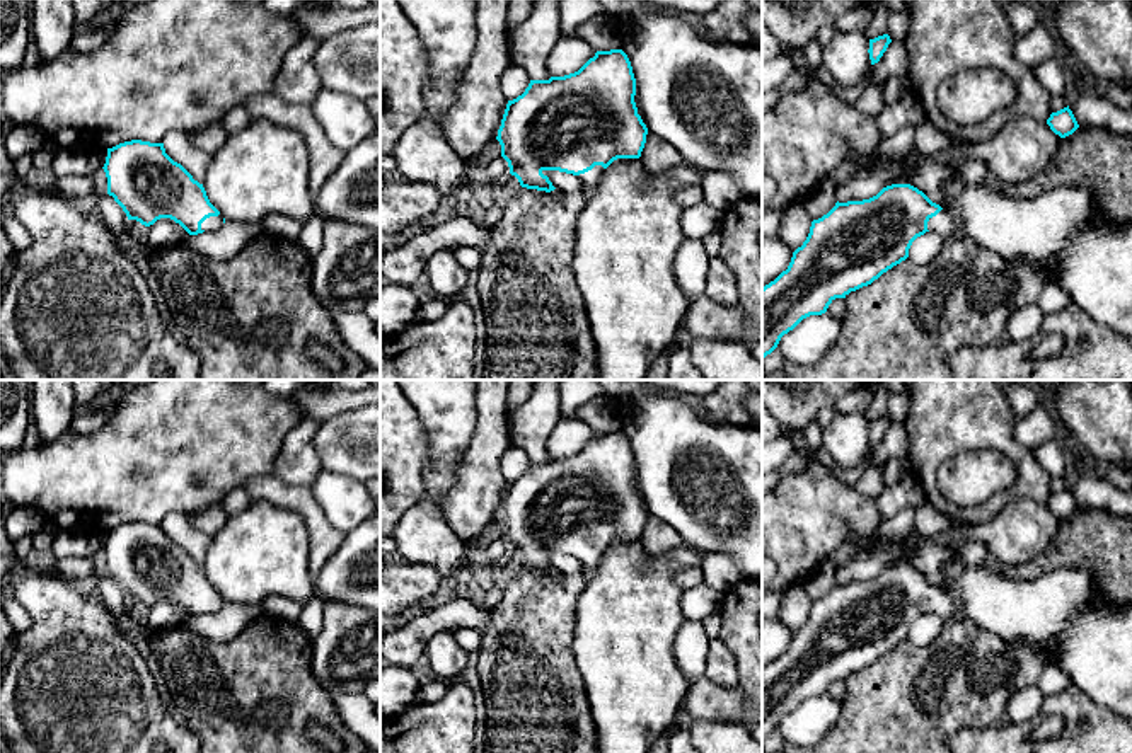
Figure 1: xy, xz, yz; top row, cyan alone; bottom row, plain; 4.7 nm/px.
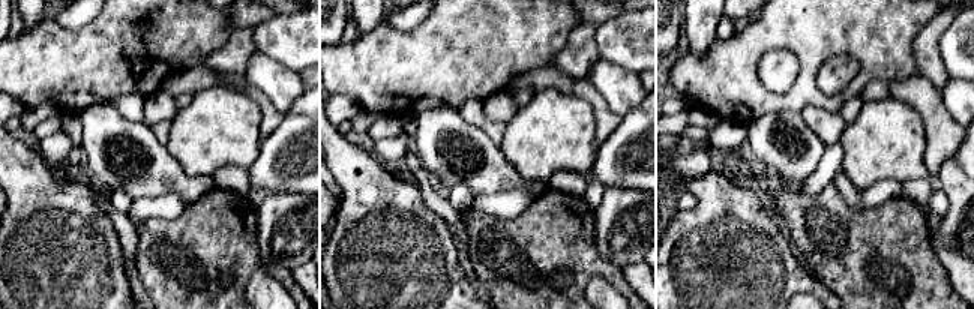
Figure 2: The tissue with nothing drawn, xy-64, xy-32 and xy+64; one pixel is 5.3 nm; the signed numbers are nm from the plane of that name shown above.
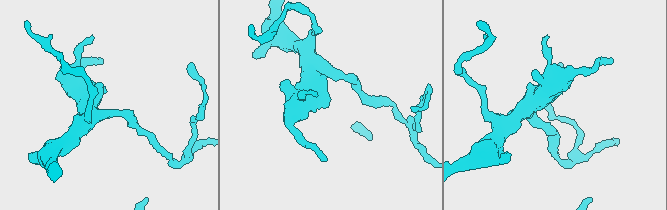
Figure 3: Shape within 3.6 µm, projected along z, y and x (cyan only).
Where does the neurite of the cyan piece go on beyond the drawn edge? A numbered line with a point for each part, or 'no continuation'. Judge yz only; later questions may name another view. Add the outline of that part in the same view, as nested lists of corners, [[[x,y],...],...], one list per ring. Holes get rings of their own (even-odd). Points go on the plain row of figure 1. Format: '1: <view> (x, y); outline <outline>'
1: yz (943, 605); outline [[[941,591],[936,598],[929,600],[927,612],[936,613],[943,622],[951,622],[962,613],[953,596],[944,591]]]

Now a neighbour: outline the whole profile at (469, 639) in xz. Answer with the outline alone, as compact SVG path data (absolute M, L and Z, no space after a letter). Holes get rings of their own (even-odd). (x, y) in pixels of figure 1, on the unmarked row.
M462 629L457 630L455 641L467 651L467 654L479 651L482 641L482 630Z

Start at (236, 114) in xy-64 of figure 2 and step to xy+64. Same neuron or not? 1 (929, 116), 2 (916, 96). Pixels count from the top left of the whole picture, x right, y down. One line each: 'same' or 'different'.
1: different
2: different

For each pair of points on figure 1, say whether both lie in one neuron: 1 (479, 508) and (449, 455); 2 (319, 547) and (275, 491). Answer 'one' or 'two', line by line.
1: two
2: one

